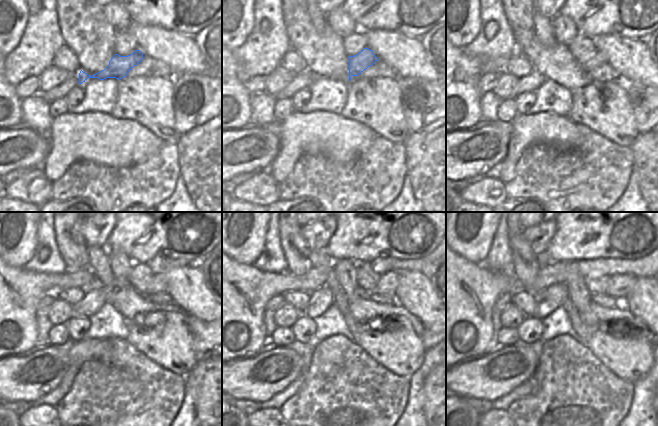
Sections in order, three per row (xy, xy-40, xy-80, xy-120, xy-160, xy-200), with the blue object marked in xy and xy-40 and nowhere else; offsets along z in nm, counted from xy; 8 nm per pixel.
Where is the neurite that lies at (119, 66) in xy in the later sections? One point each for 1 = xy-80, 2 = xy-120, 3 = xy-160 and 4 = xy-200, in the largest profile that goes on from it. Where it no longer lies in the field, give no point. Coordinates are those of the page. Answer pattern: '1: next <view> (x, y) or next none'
1: next xy-80 (599, 58)
2: next xy-120 (158, 283)
3: next xy-160 (389, 281)
4: next xy-200 (620, 285)

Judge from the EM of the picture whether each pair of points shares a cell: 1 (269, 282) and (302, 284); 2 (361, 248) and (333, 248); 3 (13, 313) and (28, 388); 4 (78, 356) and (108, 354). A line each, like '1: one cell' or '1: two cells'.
1: one cell
2: one cell
3: two cells
4: one cell

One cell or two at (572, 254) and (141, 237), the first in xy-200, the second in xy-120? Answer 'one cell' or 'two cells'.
one cell

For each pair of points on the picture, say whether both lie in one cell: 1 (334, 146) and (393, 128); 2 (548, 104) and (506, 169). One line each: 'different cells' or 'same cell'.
1: different cells
2: different cells

